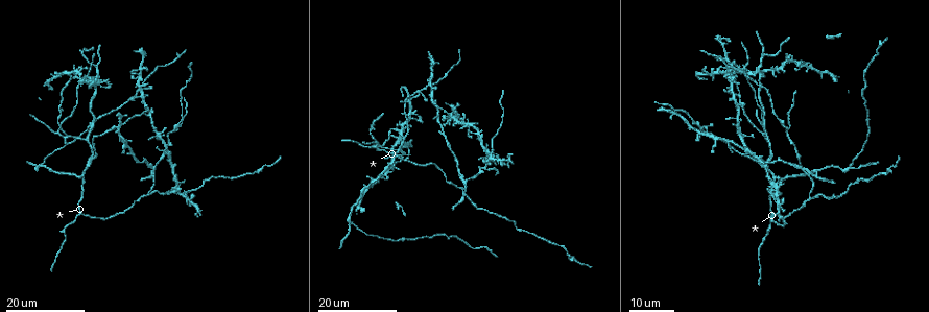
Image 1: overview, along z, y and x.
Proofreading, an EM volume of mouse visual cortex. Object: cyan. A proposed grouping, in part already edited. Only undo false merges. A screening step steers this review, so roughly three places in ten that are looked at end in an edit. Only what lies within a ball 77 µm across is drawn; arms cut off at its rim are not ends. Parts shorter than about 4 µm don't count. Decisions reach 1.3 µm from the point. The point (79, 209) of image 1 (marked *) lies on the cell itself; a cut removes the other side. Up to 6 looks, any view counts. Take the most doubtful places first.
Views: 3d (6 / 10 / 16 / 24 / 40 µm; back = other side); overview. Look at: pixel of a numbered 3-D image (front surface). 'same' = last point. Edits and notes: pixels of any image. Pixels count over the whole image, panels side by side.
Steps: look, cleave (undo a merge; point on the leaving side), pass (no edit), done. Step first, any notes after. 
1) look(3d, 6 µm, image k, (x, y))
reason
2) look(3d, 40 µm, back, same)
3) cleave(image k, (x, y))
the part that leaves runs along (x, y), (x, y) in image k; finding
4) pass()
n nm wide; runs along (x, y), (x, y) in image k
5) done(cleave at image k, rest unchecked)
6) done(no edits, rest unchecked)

look(3d, 24 µm, image 1, (761, 132))

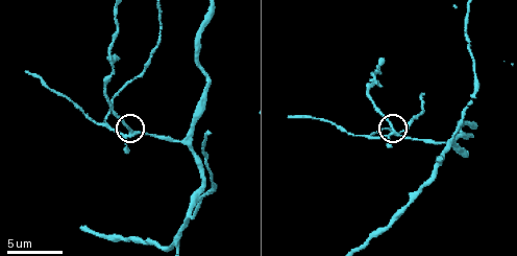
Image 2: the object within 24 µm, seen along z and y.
look(3d, 6 µm, image 2, (133, 131))

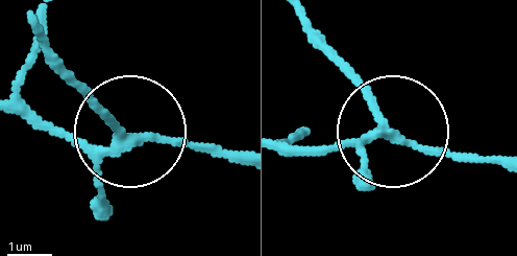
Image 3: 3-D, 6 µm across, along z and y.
pass()
runs along (501, 162), (412, 147), (325, 53) in image 3; continuous, no second cell

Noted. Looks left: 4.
look(3d, 16 µm, image 1, (349, 225))
two arms in line, one across

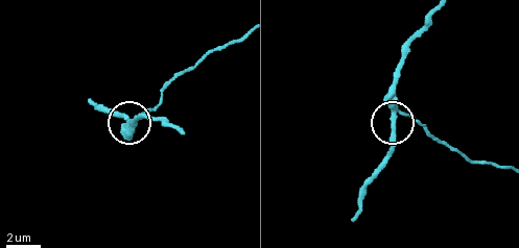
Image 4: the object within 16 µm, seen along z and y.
look(3d, 10 µm, image 4, (401, 112))

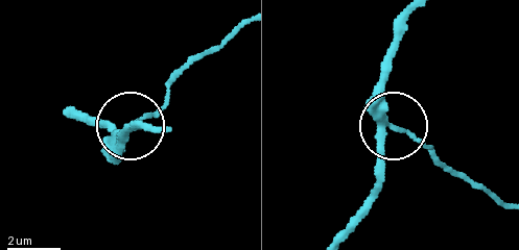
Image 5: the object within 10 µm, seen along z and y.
pass()
3 arms; continuous, no second cell

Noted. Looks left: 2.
look(3d, 16 µm, image 1, (813, 173))

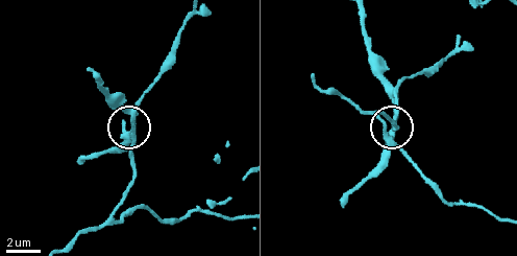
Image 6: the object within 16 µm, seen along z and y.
look(3d, 6 µm, same)

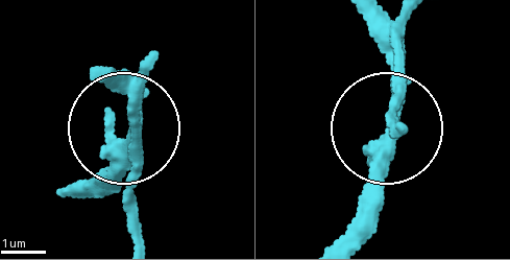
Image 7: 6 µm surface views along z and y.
pass()
3 arms; continuous, no second cell

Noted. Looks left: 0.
done(no edits, rest unchecked)

